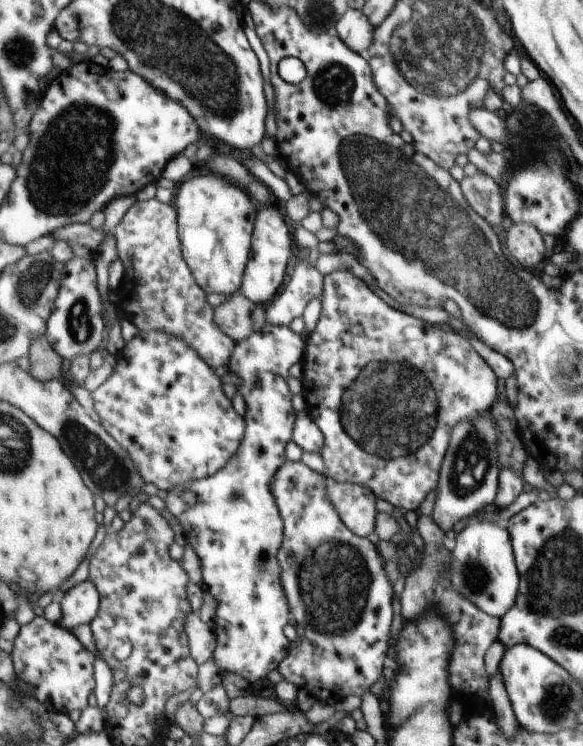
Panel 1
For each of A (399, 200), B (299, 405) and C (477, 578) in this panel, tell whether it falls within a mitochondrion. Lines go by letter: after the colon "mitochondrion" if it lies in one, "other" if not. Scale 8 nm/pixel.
A: mitochondrion
B: other
C: mitochondrion

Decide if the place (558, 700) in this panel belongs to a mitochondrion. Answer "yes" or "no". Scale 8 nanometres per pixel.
yes

